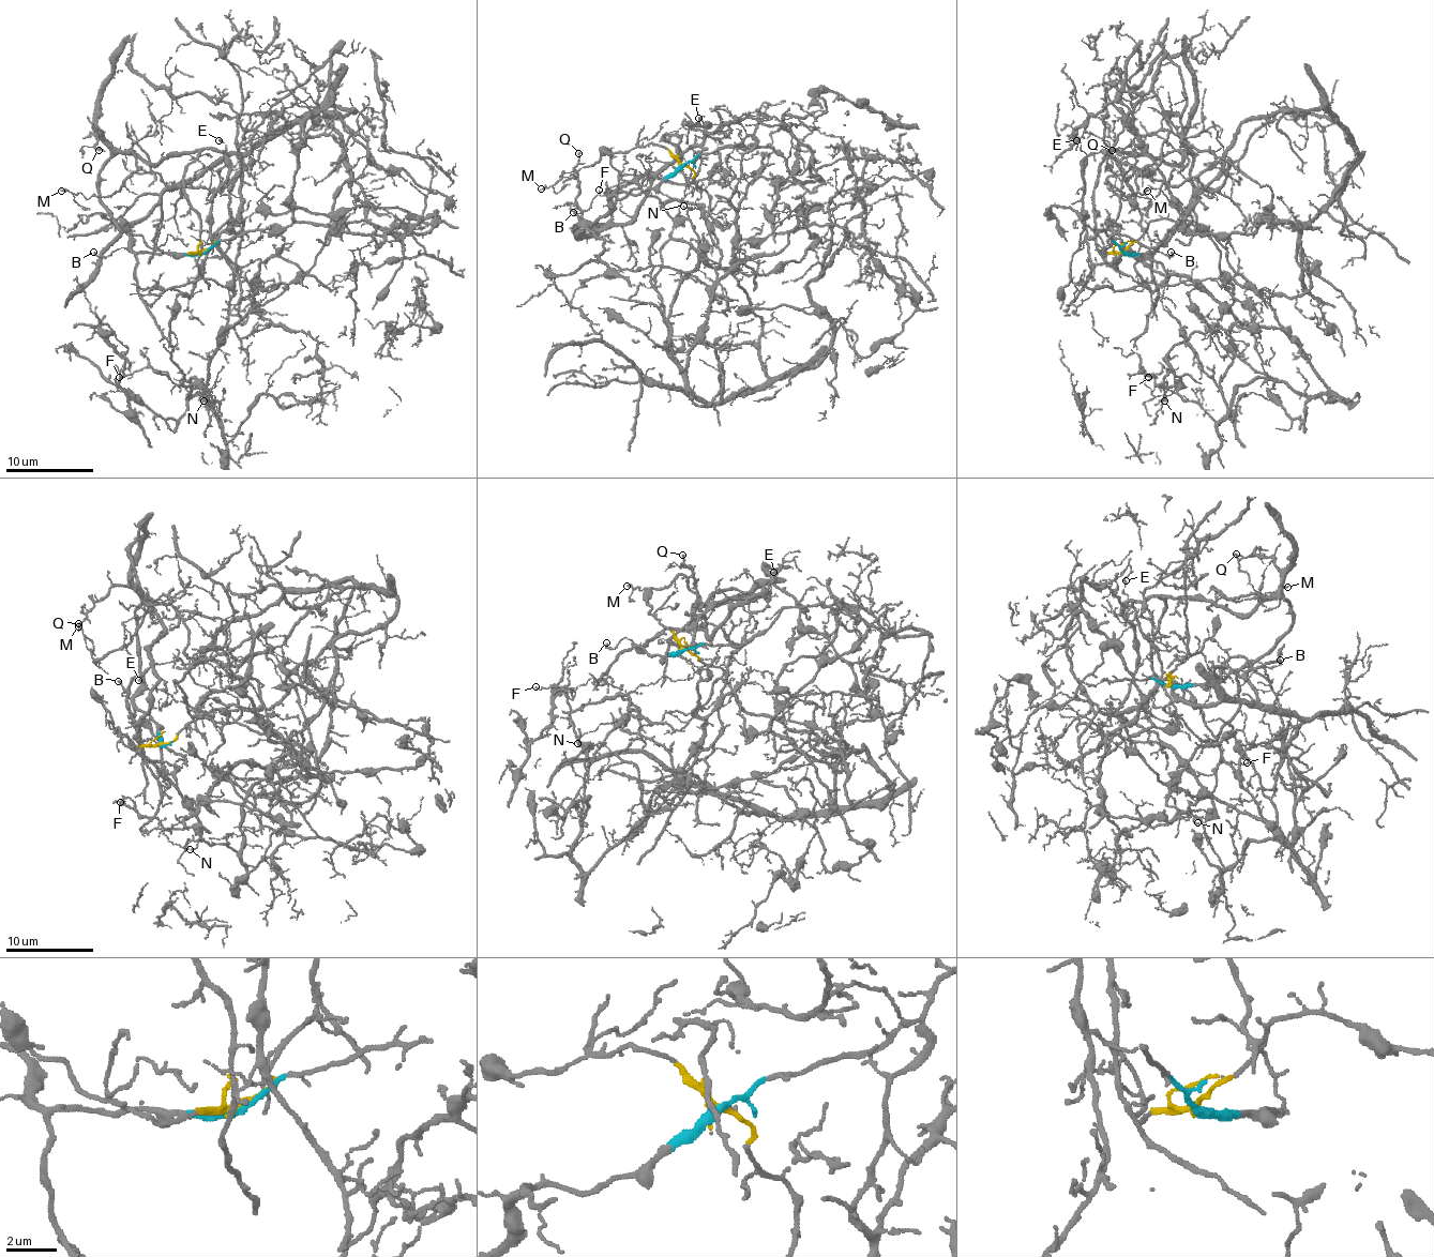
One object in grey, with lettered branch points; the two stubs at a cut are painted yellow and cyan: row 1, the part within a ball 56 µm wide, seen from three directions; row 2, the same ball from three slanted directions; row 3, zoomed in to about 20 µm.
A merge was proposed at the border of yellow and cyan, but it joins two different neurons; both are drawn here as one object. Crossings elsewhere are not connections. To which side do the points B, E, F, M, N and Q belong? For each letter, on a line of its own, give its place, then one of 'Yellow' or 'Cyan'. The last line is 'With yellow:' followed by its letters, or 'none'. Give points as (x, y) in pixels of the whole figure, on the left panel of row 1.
B: Place: (93, 252). Cyan
E: Place: (219, 140). Cyan
F: Place: (119, 377). Yellow
M: Place: (61, 191). Cyan
N: Place: (204, 400). Yellow
Q: Place: (99, 150). Cyan
With yellow: F, N

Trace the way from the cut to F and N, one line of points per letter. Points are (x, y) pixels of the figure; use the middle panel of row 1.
F: (682, 165), (709, 196), (722, 255), (682, 369), (669, 323), (698, 259), (696, 229), (630, 181), (599, 190)
N: (682, 165), (709, 196), (722, 255), (682, 369), (669, 323), (698, 259), (682, 205)

